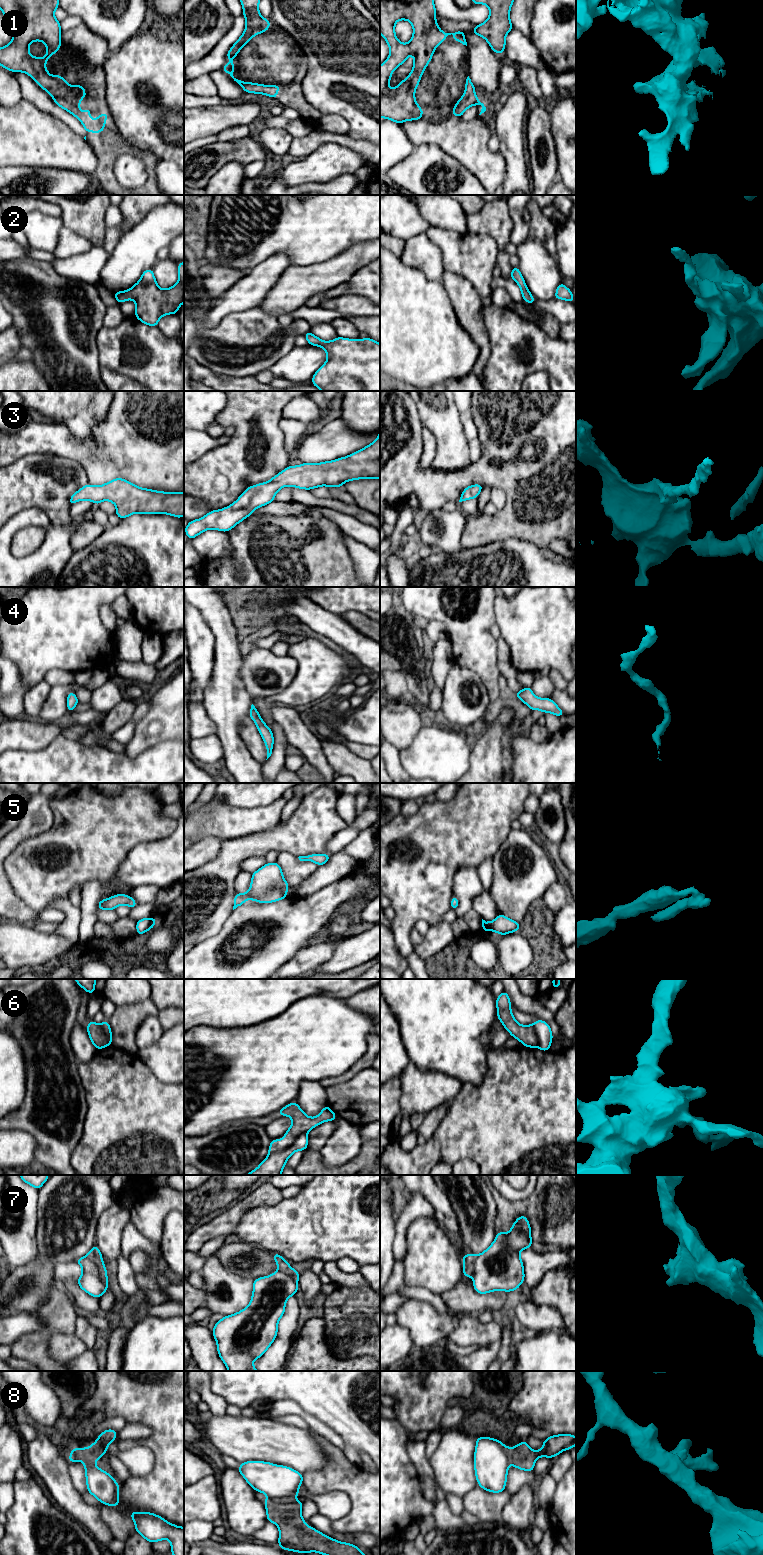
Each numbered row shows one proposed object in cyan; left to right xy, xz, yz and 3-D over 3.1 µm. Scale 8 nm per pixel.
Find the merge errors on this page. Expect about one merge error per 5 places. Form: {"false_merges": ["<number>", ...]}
{"false_merges": ["6", "7", "8"]}

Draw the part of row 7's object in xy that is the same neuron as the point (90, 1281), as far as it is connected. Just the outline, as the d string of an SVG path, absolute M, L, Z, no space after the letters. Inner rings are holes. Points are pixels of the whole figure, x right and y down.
M87 1256L75 1260L82 1267L82 1275L78 1278L77 1284L89 1295L100 1298L107 1290L96 1264Z

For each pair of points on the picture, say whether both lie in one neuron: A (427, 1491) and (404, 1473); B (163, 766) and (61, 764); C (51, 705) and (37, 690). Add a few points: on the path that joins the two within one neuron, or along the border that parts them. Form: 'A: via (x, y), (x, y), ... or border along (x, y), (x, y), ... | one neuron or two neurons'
A: border along (419, 1476), (420, 1491), (433, 1505) | two neurons
B: via (138, 767), (86, 767) | one neuron
C: border along (51, 687), (40, 712), (35, 718) | two neurons

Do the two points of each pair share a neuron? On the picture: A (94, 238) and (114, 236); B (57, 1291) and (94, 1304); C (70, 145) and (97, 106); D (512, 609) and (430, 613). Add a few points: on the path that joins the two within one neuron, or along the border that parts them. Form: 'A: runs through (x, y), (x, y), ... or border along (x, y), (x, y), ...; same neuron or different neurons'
A: border along (106, 230), (104, 243), (101, 246); different neurons
B: border along (56, 1283), (69, 1295), (79, 1311); different neurons
C: border along (85, 140), (93, 151), (96, 161); different neurons
D: border along (496, 597), (494, 604), (495, 622); different neurons

